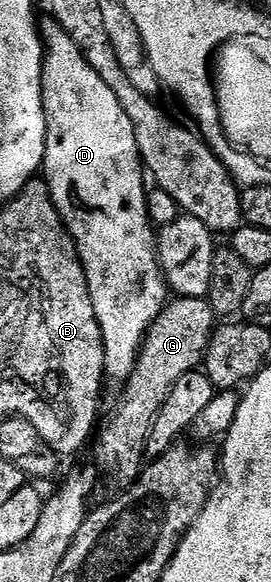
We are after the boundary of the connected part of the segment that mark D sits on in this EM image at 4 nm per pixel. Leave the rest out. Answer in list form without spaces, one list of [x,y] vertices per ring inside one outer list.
[[[54,20],[42,21],[39,29],[45,48],[45,59],[43,60],[43,72],[41,73],[41,87],[43,88],[43,108],[47,120],[47,136],[45,137],[45,164],[43,167],[43,180],[49,186],[53,197],[55,208],[61,213],[61,221],[65,223],[65,229],[69,231],[73,241],[77,243],[77,255],[83,264],[83,272],[87,278],[87,288],[91,292],[91,304],[95,308],[95,320],[99,320],[101,339],[104,342],[104,368],[108,379],[124,382],[133,371],[137,362],[137,354],[141,343],[145,341],[145,333],[151,328],[151,324],[158,318],[167,305],[167,283],[165,275],[161,273],[161,261],[157,259],[157,234],[152,222],[149,221],[149,200],[147,197],[147,171],[141,161],[139,144],[135,140],[135,128],[123,112],[123,104],[115,97],[115,92],[107,84],[103,84],[103,76],[91,68],[71,35]]]

